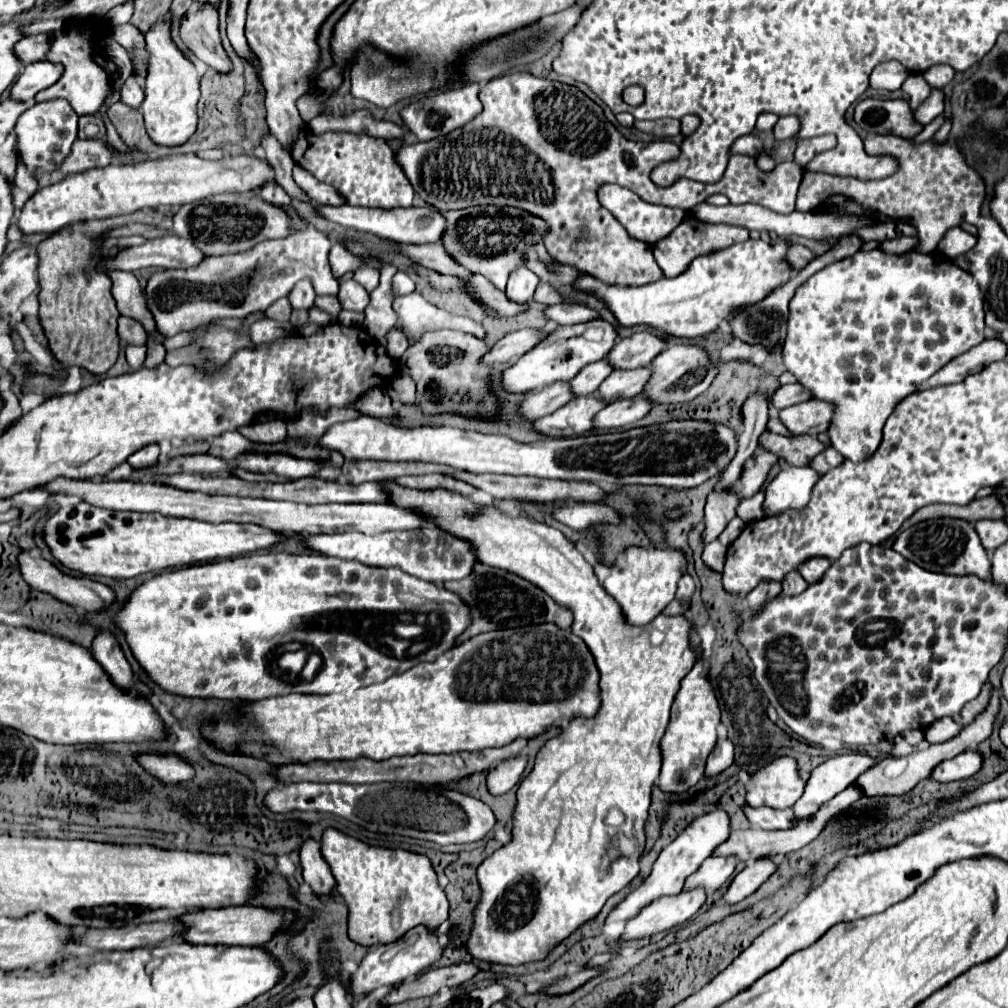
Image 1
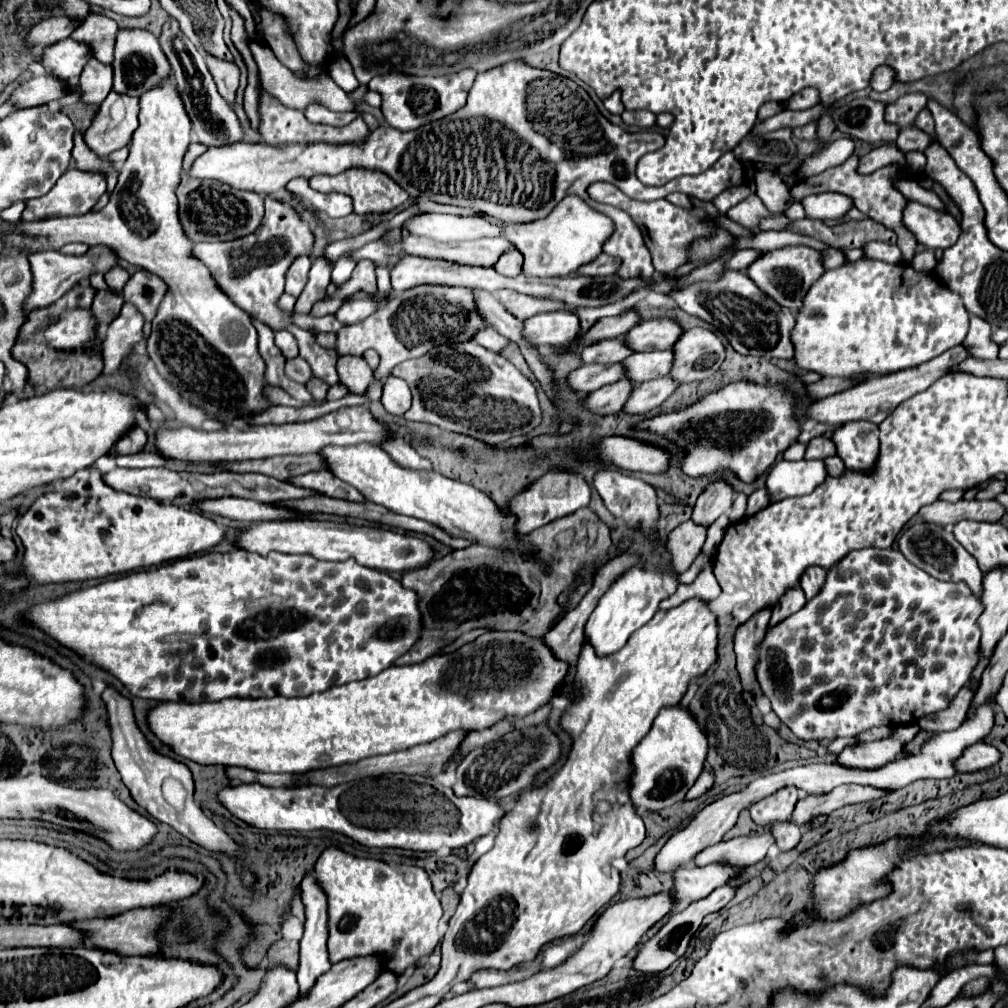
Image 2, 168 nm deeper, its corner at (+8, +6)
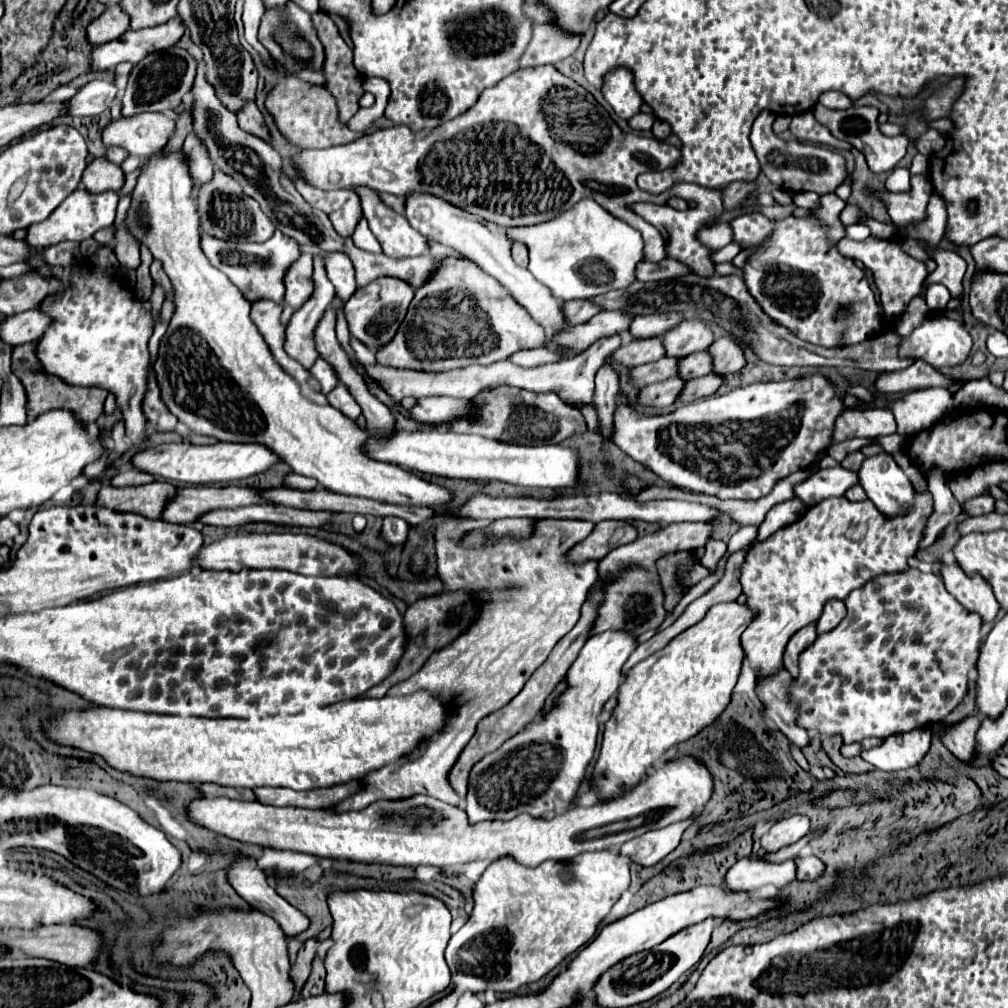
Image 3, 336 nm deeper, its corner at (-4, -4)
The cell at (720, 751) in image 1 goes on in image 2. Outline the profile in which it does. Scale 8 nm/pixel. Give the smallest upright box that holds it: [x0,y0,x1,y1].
[686,768,714,800]

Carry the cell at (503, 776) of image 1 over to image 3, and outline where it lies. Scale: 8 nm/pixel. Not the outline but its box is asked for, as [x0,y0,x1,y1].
[466,630,638,822]

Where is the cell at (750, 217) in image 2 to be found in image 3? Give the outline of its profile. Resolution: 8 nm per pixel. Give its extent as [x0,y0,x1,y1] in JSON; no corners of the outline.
[698,223,732,250]

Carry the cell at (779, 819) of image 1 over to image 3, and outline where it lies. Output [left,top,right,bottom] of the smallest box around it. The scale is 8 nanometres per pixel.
[796,856,824,880]

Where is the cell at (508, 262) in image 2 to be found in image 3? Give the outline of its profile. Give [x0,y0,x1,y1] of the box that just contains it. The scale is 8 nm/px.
[512,244,528,266]

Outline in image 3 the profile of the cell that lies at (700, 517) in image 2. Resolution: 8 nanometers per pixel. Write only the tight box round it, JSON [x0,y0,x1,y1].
[700,536,726,572]

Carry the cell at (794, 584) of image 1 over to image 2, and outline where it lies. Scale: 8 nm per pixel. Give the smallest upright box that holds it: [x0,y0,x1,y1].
[770,586,806,626]

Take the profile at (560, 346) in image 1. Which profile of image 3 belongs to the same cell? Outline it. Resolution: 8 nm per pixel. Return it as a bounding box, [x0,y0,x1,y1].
[630,314,684,338]

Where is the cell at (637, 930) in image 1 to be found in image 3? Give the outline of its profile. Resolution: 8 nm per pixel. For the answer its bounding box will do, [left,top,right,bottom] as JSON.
[724,858,796,892]

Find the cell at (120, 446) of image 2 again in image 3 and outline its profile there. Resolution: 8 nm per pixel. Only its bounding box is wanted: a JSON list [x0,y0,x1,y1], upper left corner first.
[38,274,152,446]

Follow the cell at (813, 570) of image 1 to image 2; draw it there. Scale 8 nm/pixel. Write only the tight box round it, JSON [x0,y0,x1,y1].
[800,568,826,600]

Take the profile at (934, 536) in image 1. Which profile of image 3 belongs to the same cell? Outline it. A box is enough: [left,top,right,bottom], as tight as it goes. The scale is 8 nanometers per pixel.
[938,562,1000,622]

